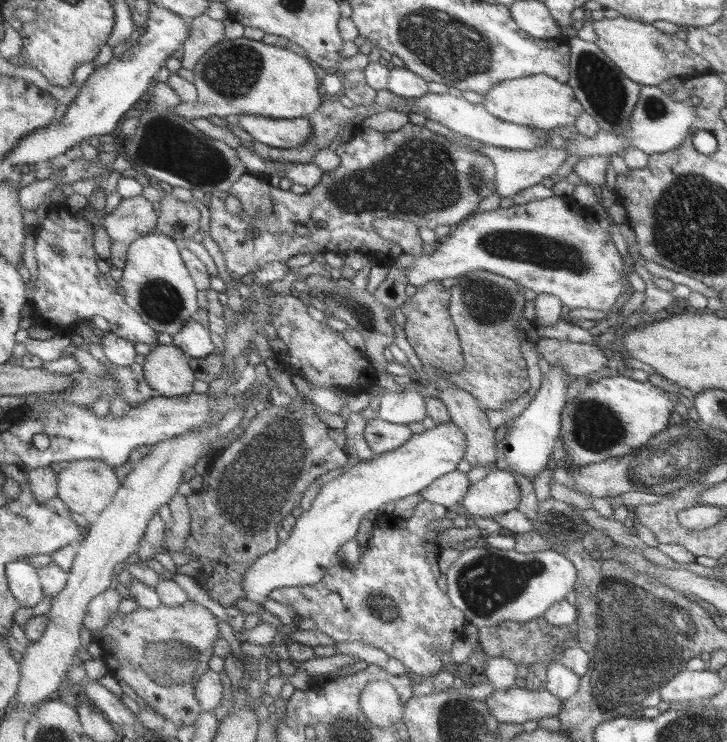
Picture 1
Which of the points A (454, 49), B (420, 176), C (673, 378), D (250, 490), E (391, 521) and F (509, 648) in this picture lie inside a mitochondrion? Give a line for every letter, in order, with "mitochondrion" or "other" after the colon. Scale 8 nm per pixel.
A: mitochondrion
B: mitochondrion
C: other
D: mitochondrion
E: other
F: other

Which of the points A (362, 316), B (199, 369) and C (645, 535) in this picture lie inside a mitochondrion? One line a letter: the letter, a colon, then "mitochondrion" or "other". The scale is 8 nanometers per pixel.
A: mitochondrion
B: other
C: other

